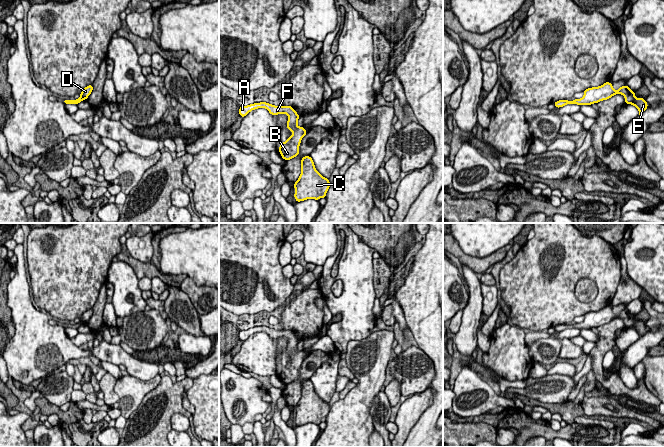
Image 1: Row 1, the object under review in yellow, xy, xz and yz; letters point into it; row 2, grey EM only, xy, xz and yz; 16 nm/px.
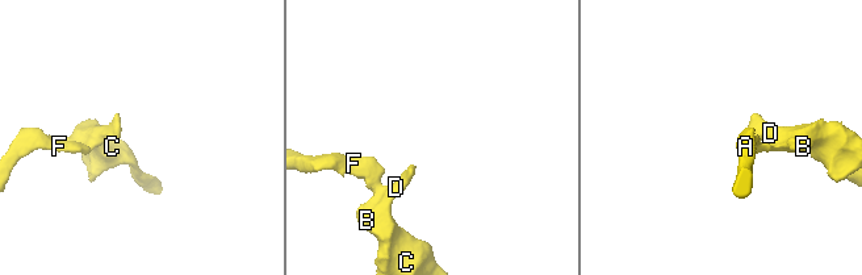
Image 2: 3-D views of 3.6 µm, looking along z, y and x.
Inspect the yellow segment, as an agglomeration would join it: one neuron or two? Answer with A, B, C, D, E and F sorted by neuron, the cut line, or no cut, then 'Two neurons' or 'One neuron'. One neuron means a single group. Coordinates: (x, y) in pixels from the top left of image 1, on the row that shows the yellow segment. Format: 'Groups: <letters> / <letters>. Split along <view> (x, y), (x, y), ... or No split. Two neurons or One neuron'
Groups: A B C D E F. No split. One neuron

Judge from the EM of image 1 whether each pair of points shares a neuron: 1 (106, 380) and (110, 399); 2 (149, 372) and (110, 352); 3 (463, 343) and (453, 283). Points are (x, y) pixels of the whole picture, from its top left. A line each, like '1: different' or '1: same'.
1: same
2: same
3: different

